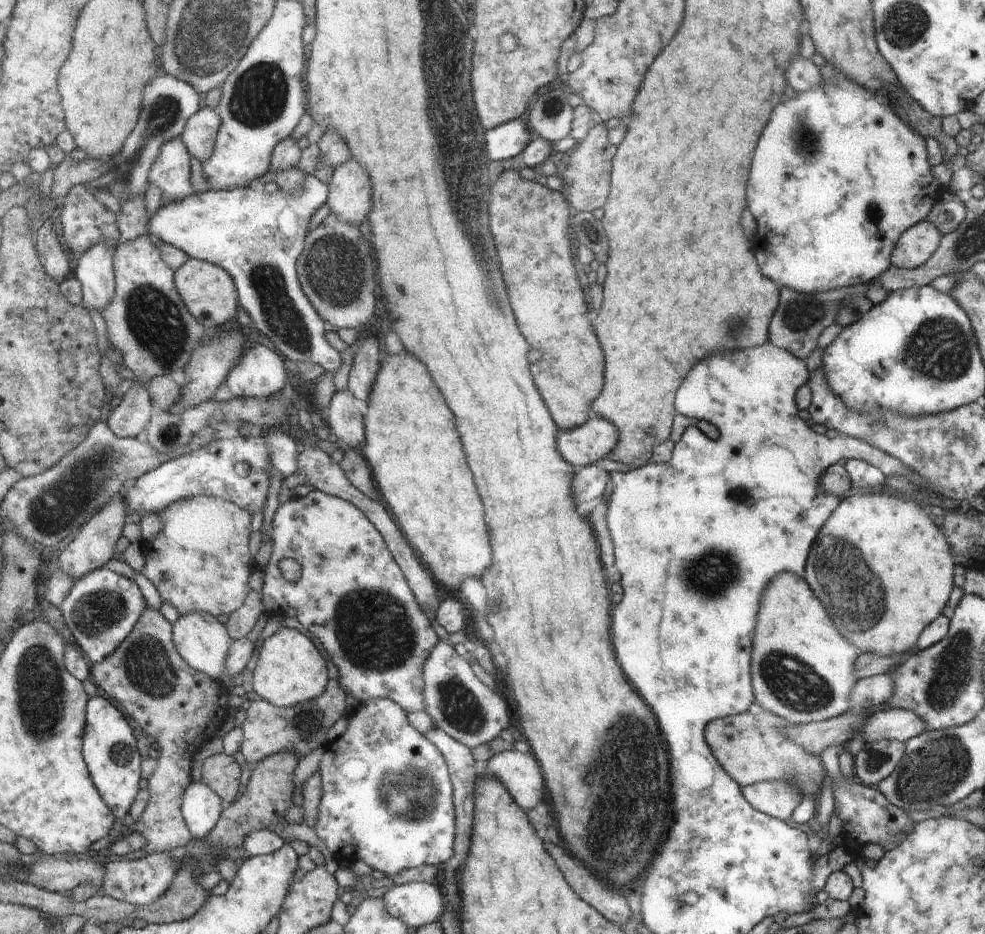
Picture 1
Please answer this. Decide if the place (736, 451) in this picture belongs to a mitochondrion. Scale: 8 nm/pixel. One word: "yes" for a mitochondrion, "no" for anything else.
no

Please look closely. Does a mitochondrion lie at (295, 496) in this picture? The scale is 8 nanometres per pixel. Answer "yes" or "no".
no

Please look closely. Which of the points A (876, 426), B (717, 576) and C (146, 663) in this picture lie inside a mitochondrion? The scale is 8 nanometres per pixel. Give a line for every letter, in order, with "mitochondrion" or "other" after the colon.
A: other
B: mitochondrion
C: mitochondrion

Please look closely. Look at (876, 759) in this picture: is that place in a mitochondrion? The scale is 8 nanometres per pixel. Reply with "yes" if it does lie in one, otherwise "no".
yes

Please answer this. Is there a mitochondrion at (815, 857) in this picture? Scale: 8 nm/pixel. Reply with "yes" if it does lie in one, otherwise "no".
no

